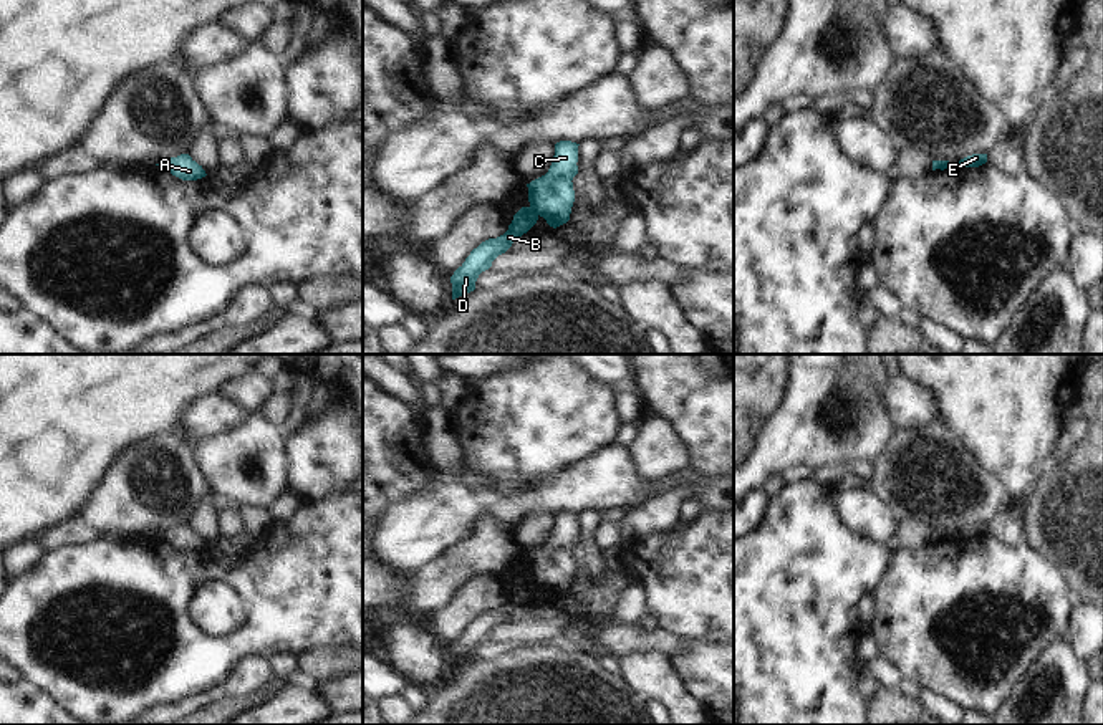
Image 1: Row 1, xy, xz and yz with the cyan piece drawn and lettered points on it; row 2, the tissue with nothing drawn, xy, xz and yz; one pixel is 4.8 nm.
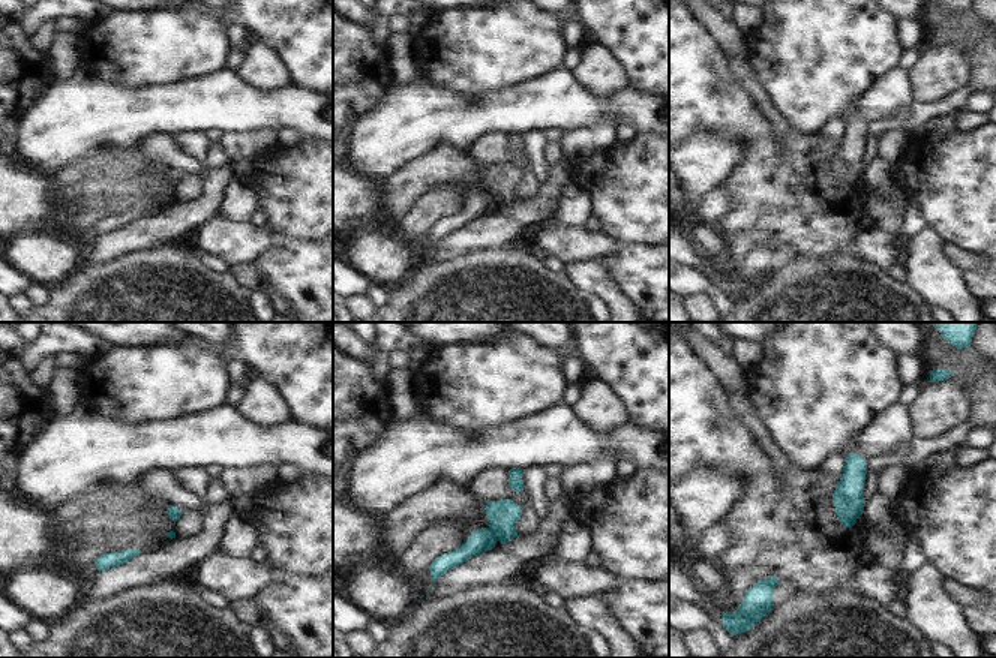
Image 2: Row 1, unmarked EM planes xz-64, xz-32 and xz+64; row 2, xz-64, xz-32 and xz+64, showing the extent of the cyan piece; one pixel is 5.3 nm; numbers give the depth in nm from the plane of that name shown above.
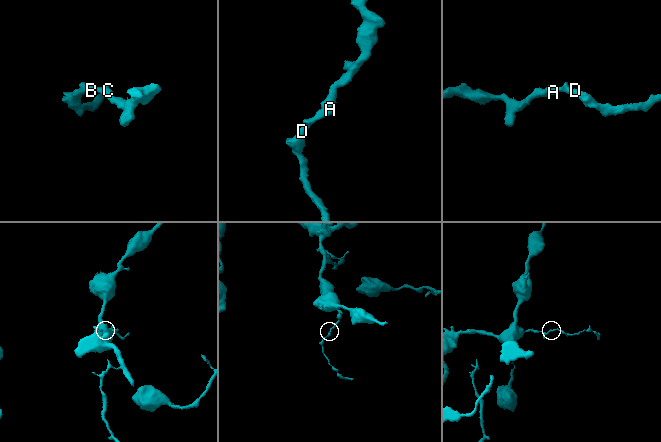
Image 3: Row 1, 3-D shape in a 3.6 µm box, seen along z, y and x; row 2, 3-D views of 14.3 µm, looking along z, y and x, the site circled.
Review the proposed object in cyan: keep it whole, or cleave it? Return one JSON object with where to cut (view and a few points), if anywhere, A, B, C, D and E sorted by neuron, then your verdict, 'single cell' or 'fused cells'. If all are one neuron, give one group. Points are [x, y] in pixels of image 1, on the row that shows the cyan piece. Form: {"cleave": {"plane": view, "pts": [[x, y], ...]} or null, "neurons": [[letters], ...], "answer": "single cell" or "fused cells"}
{"cleave": {"plane": "xz", "pts": [[530, 206], [537, 216]]}, "neurons": [["A", "C"], ["B", "D", "E"]], "answer": "fused cells"}

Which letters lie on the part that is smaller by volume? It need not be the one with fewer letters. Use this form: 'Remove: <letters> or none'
Remove: B, D, E

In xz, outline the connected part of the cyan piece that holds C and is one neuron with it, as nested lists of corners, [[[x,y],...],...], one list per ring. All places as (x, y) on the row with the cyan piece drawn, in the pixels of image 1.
[[[571,141],[556,142],[548,172],[527,184],[532,210],[553,228],[570,220],[575,202],[571,180],[578,174],[578,146]]]

